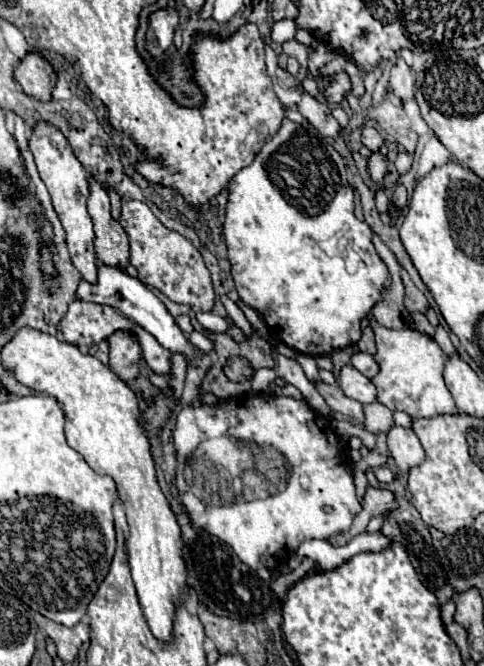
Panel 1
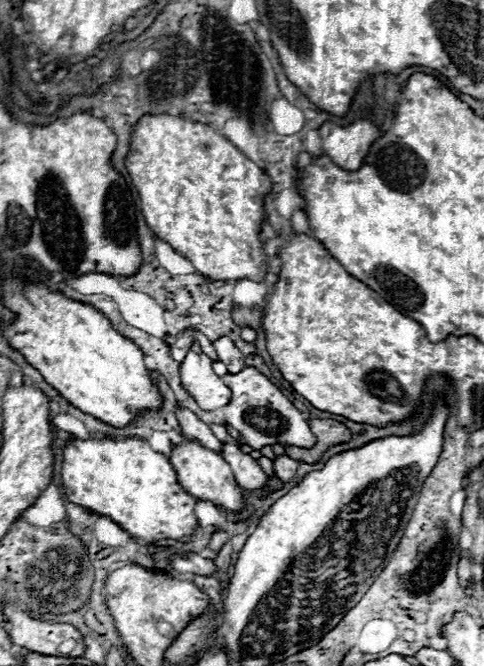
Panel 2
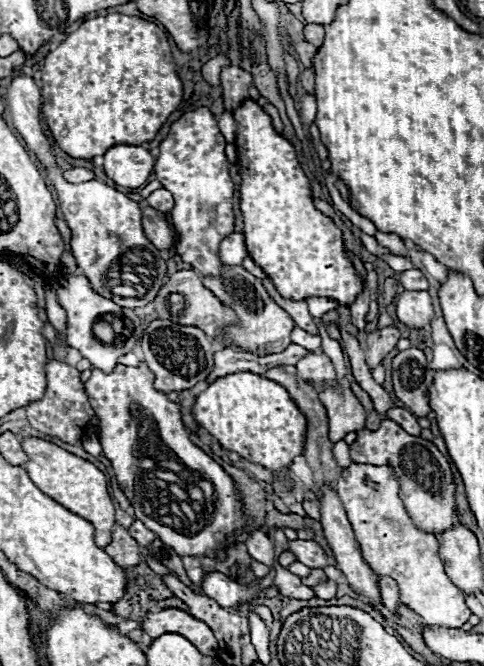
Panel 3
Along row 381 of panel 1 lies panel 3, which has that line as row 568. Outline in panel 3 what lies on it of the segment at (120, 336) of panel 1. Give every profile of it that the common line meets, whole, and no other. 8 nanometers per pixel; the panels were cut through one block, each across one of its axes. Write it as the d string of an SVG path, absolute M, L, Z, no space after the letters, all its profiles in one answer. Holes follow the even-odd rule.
M114 526L114 532L112 532L112 542L104 548L112 560L128 570L128 568L134 568L140 564L140 546L138 542L128 534L128 530L124 530L122 526Z

